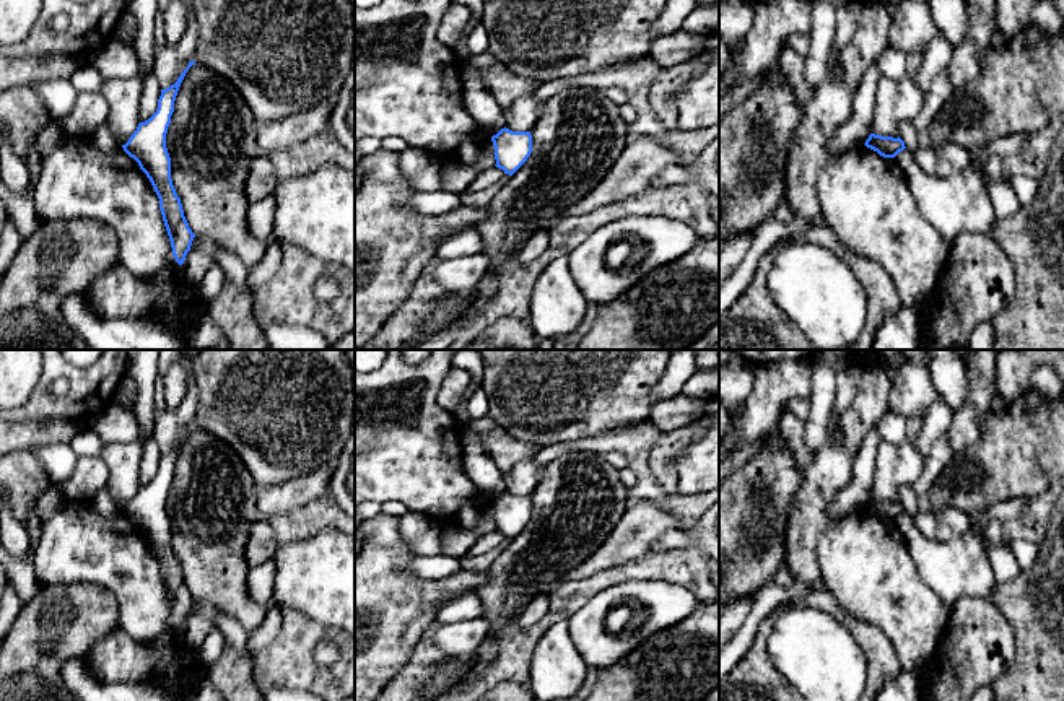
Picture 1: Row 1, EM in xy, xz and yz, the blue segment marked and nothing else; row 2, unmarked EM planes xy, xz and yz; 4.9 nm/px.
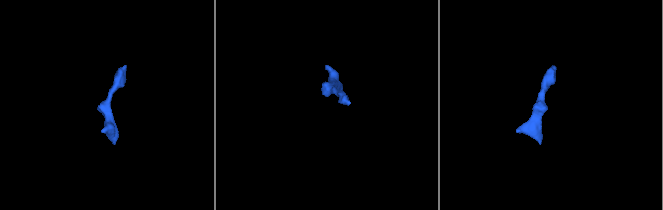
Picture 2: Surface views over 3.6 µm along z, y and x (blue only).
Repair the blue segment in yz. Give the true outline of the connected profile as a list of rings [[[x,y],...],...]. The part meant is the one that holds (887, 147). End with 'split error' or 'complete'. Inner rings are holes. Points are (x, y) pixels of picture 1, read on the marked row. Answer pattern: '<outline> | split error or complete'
[[[870,133],[864,145],[877,151],[883,158],[895,158],[900,151],[906,148],[905,142],[900,137],[893,138],[875,133]]] | complete

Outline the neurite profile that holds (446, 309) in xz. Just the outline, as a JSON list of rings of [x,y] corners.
[[[447,293],[433,303],[433,312],[428,316],[425,325],[415,335],[415,338],[405,343],[400,350],[410,350],[412,346],[421,343],[433,333],[446,329],[460,316],[464,316],[472,307],[470,293]]]

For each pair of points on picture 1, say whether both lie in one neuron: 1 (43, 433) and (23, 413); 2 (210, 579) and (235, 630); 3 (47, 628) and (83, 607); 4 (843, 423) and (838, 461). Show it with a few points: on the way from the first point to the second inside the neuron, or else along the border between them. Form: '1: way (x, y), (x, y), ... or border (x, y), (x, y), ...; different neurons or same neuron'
1: border (69, 420), (25, 420), (17, 423); different neurons
2: border (205, 605), (235, 618), (249, 633); different neurons
3: way (56, 625), (75, 615); same neuron
4: way (848, 433), (848, 448), (845, 451); same neuron

